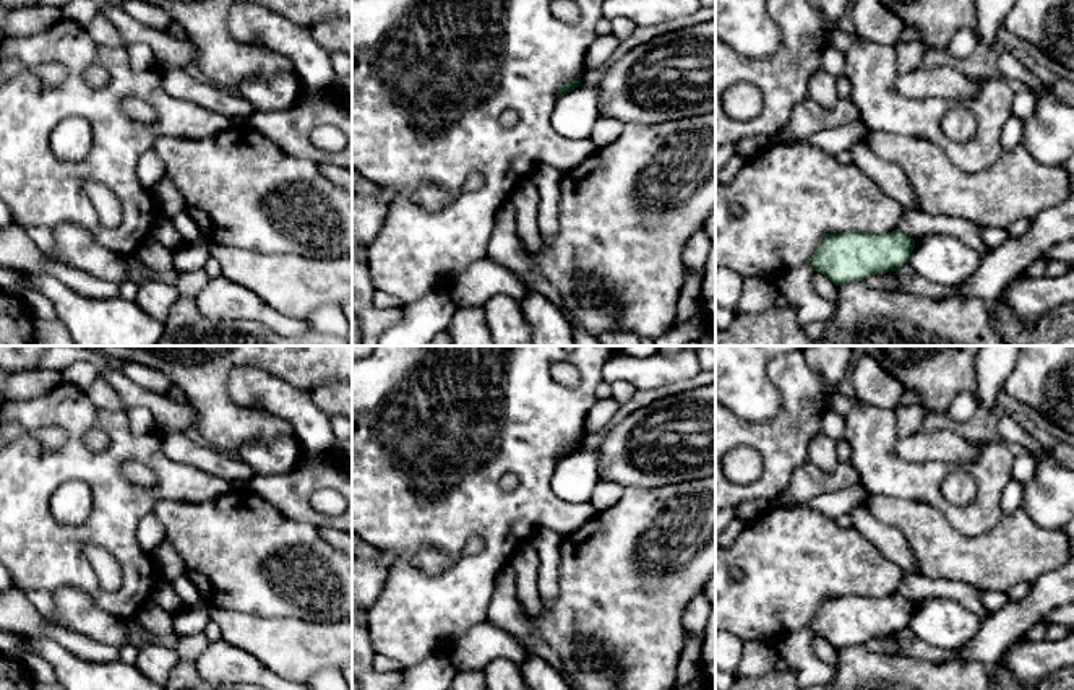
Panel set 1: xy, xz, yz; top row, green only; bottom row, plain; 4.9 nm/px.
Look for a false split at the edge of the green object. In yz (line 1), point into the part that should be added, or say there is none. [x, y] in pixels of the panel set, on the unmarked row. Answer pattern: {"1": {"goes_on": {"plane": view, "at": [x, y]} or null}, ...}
{"1": {"goes_on": null}}

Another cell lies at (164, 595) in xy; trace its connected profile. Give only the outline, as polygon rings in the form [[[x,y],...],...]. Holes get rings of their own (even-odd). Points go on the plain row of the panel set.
[[[162,580],[154,589],[151,601],[165,609],[170,614],[178,612],[183,607],[183,602],[177,596],[170,581]]]

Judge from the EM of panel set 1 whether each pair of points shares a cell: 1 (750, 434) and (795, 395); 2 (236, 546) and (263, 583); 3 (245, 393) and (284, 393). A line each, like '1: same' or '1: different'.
1: same
2: same
3: same

